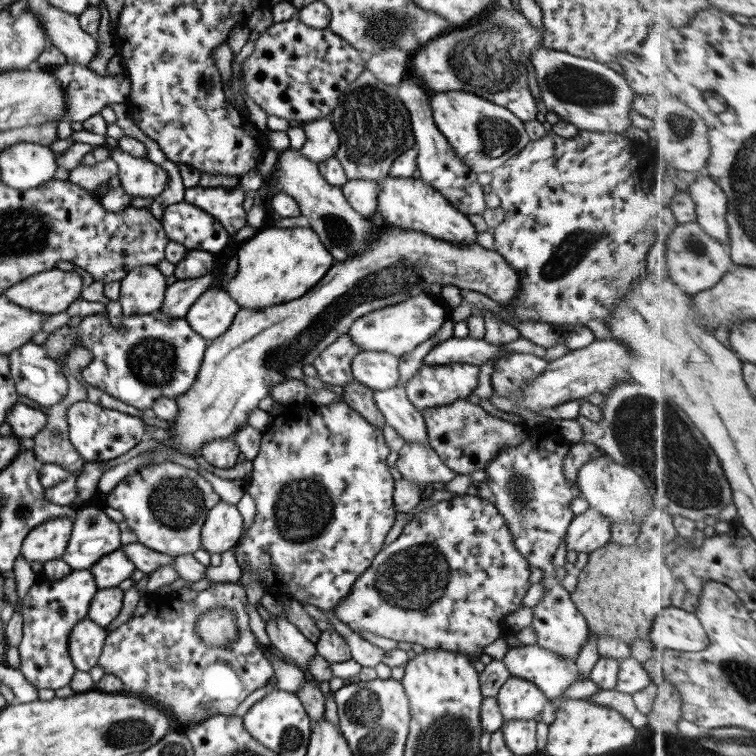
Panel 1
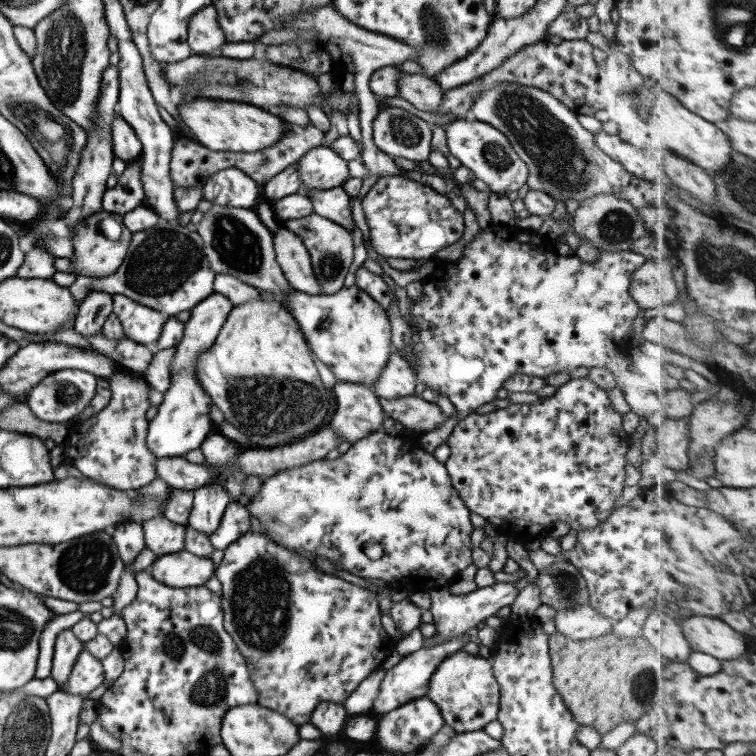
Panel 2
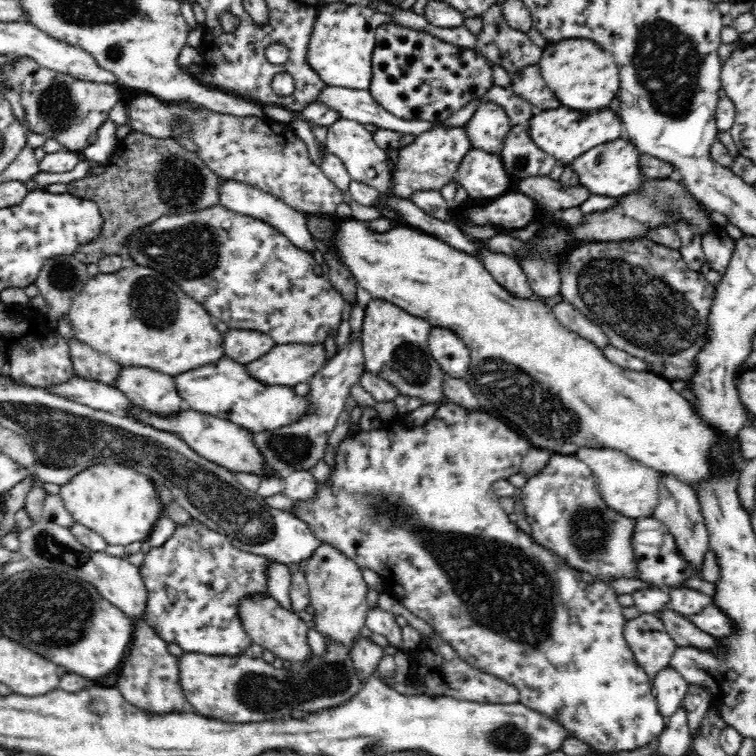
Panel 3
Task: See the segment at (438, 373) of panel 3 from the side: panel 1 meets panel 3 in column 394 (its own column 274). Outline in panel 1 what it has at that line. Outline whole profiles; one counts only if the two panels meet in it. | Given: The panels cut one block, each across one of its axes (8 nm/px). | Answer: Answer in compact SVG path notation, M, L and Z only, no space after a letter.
M383 224L377 230L375 240L363 250L363 254L355 254L355 258L333 262L323 278L307 290L303 297L267 308L240 308L234 314L227 330L208 342L194 383L187 391L174 398L177 412L168 420L168 436L174 444L175 451L191 457L195 453L199 454L207 442L217 438L232 439L236 430L246 423L249 412L258 408L258 402L268 396L273 386L289 379L302 380L303 367L312 364L314 358L317 358L327 345L346 333L356 318L426 293L430 284L451 284L461 291L474 290L503 306L512 305L512 300L520 287L516 270L513 270L496 251L485 250L477 243L456 245L422 232Z

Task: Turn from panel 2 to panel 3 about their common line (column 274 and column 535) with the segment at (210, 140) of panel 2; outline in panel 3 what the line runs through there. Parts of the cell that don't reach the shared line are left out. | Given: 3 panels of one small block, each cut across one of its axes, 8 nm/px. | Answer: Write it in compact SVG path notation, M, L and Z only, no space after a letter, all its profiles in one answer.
M556 108L554 110L542 111L537 113L529 124L529 133L532 140L551 157L556 158L559 164L566 165L573 162L580 154L586 150L612 142L620 138L620 118L610 112L610 110L600 110L600 112L578 112L570 108Z

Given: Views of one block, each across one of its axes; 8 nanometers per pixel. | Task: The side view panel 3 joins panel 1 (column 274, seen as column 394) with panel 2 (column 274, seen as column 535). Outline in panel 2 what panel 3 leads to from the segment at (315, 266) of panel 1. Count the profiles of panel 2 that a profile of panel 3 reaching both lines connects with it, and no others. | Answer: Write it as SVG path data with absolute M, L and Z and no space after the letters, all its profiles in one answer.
M263 299L247 300L232 307L221 325L215 342L199 353L195 361L195 378L205 394L229 422L247 438L251 447L272 448L287 445L323 426L327 412L327 390L311 359L307 342L296 320L278 302Z

